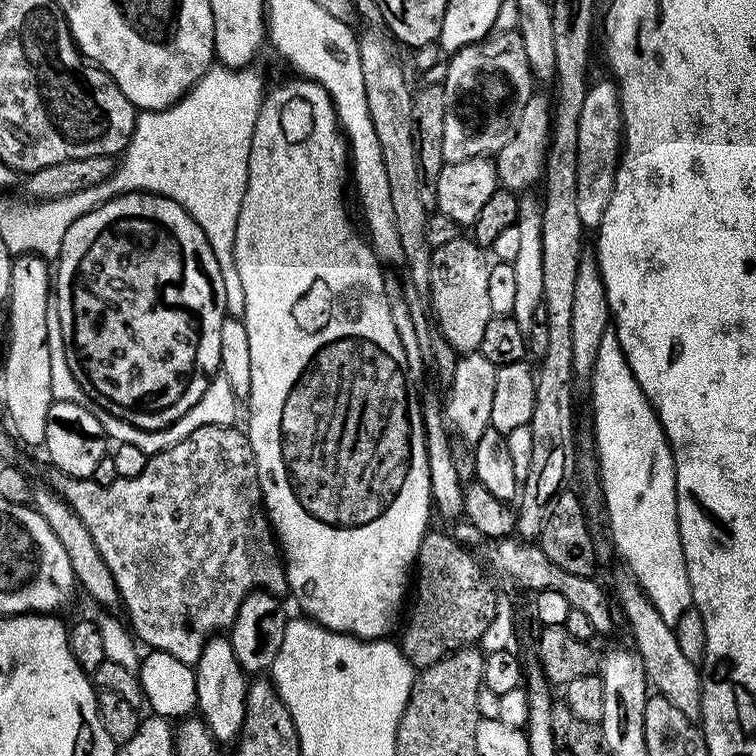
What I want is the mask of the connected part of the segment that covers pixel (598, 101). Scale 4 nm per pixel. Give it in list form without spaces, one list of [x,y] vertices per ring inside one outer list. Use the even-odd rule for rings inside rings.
[[[611,79],[589,87],[578,118],[578,218],[585,229],[599,229],[606,206],[616,191],[616,165],[624,143],[624,119],[619,87]]]

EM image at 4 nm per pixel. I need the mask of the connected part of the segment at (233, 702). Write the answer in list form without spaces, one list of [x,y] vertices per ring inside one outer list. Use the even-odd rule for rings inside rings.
[[[224,634],[211,636],[194,667],[196,669],[196,706],[199,719],[203,720],[217,742],[224,746],[231,745],[239,737],[244,725],[244,715],[248,712],[248,686],[250,683],[238,658],[234,658],[231,639]]]

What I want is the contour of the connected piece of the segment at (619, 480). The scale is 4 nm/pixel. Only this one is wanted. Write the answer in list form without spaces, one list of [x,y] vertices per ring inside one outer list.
[[[609,330],[598,346],[598,358],[590,377],[592,383],[592,428],[596,431],[596,456],[600,459],[600,488],[604,491],[604,508],[612,527],[612,540],[629,568],[631,579],[640,585],[654,602],[654,610],[673,626],[686,609],[693,607],[690,578],[678,530],[678,498],[676,497],[676,467],[672,447],[668,444],[660,420],[646,398],[642,386],[634,378],[627,358],[620,348],[615,331]]]

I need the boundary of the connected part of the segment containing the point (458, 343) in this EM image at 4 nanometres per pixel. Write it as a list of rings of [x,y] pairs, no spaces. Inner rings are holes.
[[[457,234],[445,244],[432,249],[430,262],[430,286],[427,295],[432,296],[434,324],[440,327],[439,335],[458,354],[479,349],[486,324],[493,317],[490,310],[490,260],[484,257],[485,249],[475,239]],[[468,239],[468,240],[467,240]],[[436,315],[436,320],[435,316]]]

